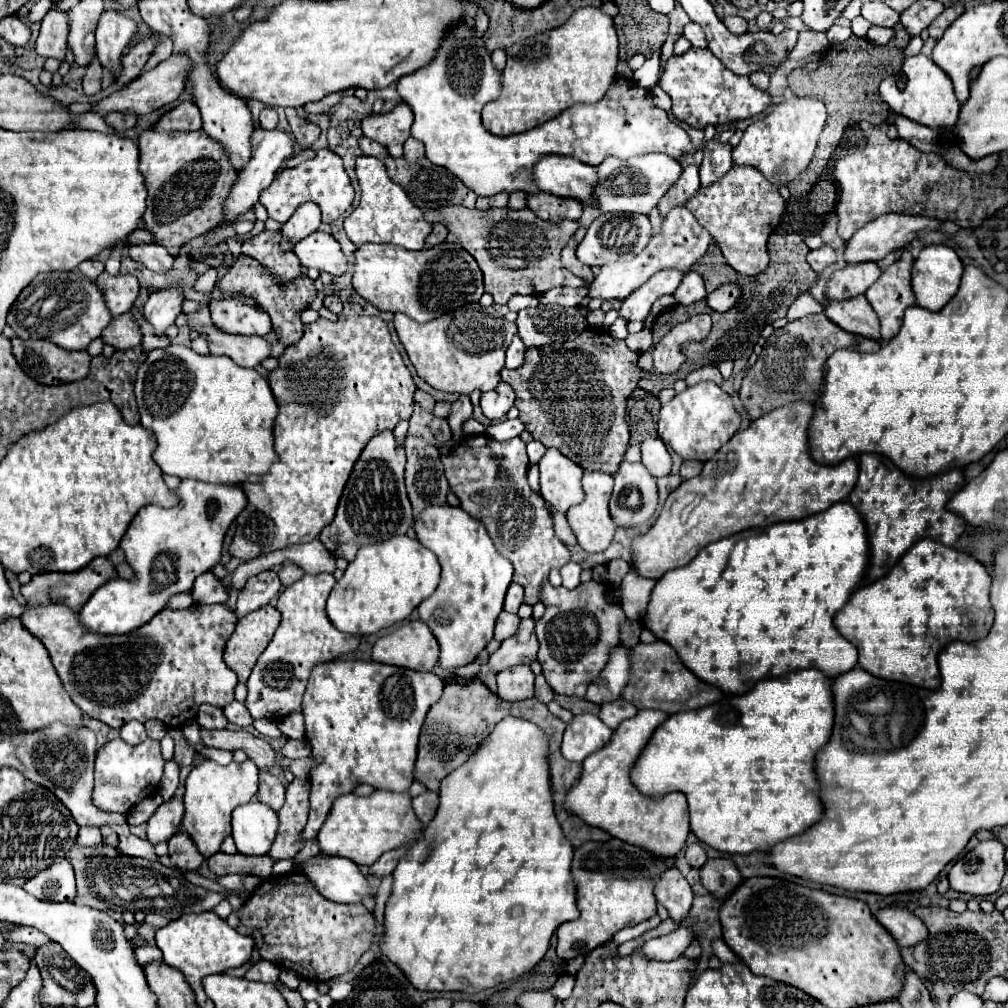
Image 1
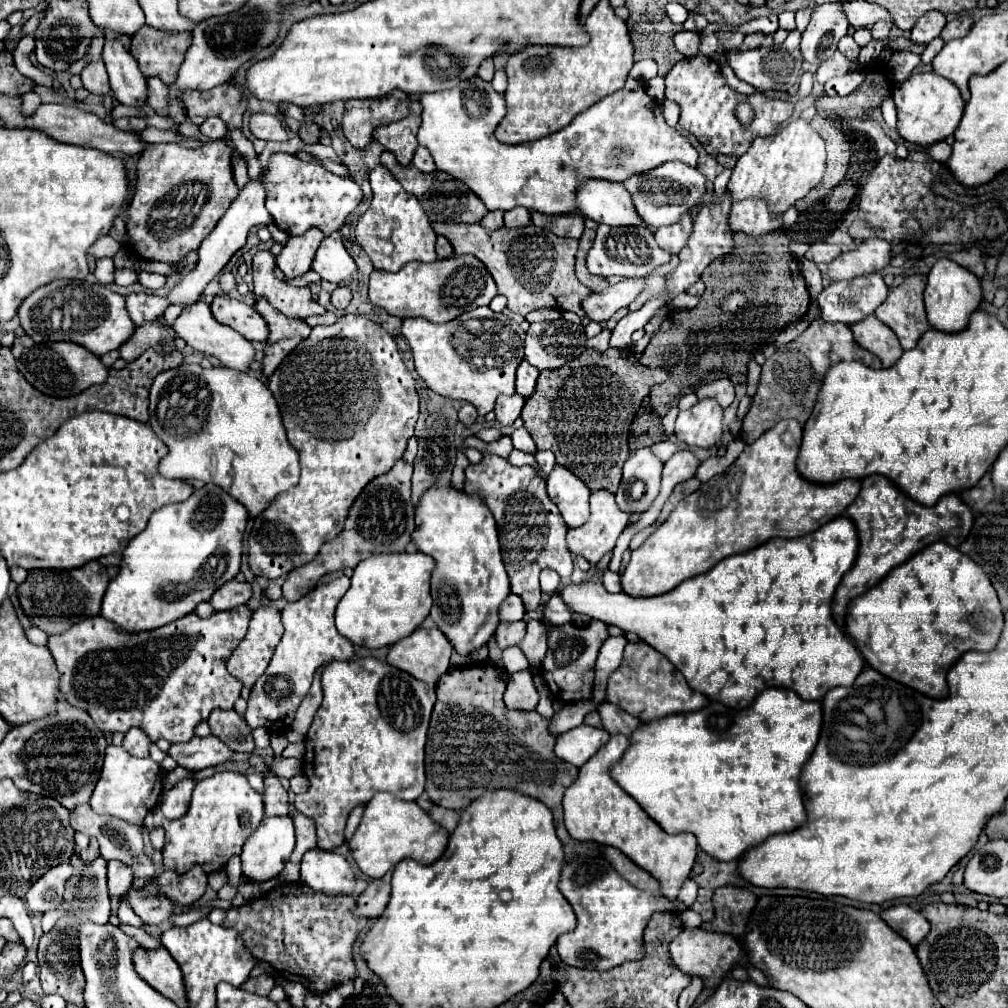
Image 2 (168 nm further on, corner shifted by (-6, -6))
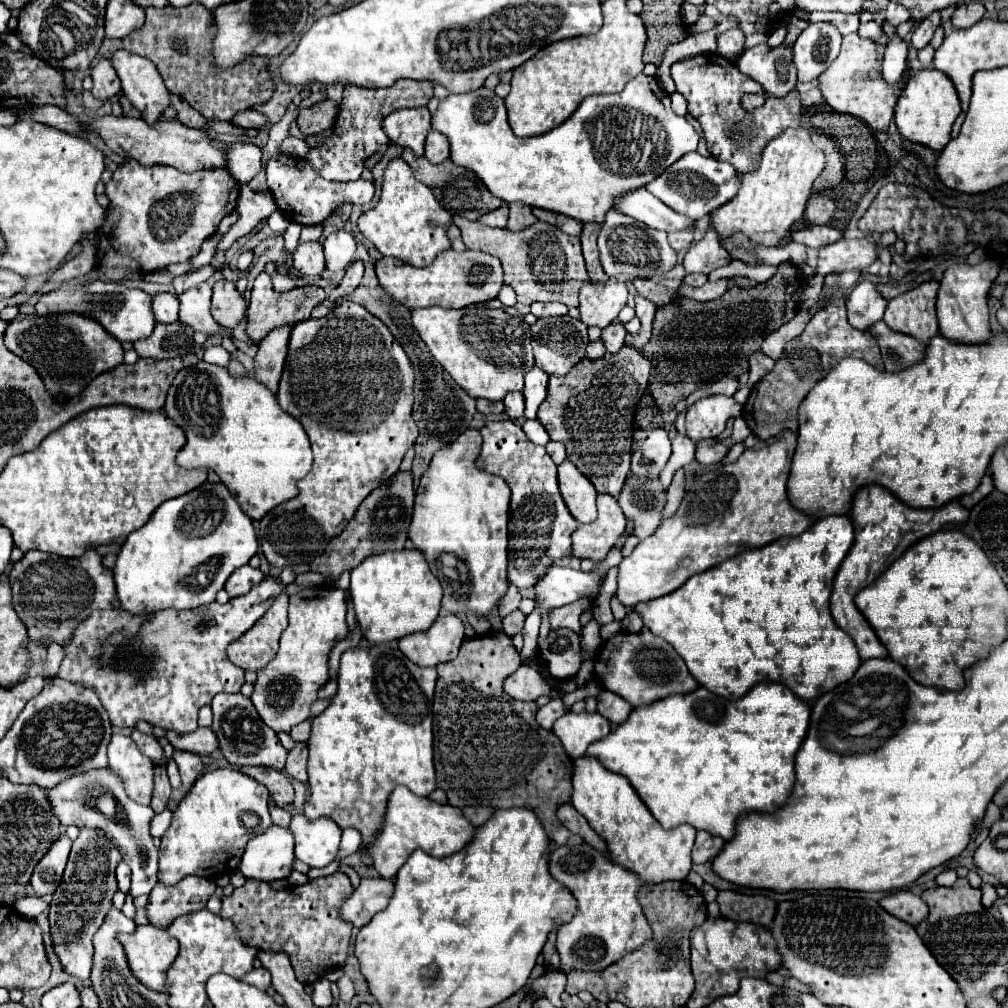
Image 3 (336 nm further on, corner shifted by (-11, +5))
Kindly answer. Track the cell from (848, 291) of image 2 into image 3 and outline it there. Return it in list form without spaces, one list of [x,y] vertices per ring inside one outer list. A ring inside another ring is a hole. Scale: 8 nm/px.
[[[862,278],[852,292],[846,296],[846,310],[848,320],[854,328],[866,330],[874,322],[882,320],[888,300],[878,292],[876,284],[868,278]]]

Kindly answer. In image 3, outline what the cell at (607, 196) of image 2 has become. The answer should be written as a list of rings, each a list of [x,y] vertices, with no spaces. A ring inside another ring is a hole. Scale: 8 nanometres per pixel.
[[[636,188],[632,192],[624,192],[624,196],[616,196],[616,204],[612,208],[624,212],[626,216],[632,216],[638,222],[644,222],[650,228],[664,232],[676,232],[694,224],[694,220],[670,210],[646,188]]]

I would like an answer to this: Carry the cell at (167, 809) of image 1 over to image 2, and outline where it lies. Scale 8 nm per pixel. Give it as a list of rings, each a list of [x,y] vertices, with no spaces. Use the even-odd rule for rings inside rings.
[[[183,779],[173,789],[163,793],[163,797],[159,801],[159,807],[161,807],[161,811],[165,813],[167,819],[179,819],[181,815],[187,813],[193,787],[195,787],[193,779]]]

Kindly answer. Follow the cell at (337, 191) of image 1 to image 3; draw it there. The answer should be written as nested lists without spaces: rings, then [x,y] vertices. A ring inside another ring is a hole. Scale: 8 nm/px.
[[[284,152],[270,156],[270,160],[266,162],[266,178],[268,178],[266,182],[268,182],[268,188],[274,196],[274,200],[276,200],[278,210],[284,214],[284,218],[288,218],[290,222],[302,224],[302,226],[322,224],[340,206],[344,206],[344,204],[366,204],[374,196],[374,184],[364,180],[364,178],[348,182],[348,184],[324,180],[316,172],[316,168],[312,168],[312,164],[308,164],[308,160],[288,156]]]

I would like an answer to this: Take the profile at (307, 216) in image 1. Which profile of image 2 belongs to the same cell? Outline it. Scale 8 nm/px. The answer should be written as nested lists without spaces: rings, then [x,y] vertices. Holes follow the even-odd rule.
[[[311,229],[299,237],[289,237],[287,245],[283,247],[283,251],[277,257],[277,265],[285,273],[287,279],[301,277],[303,273],[307,273],[311,269],[315,251],[321,245],[323,237],[325,235],[319,229]]]

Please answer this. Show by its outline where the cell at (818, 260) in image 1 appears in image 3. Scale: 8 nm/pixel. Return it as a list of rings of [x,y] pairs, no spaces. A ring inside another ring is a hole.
[[[806,226],[804,230],[792,232],[794,242],[802,242],[808,248],[822,248],[832,242],[838,242],[842,234],[832,226]]]

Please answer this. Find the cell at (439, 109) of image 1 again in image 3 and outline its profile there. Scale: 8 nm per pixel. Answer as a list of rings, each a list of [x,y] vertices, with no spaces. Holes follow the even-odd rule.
[[[638,74],[632,78],[618,94],[598,94],[588,96],[578,110],[554,130],[520,138],[514,136],[506,120],[506,104],[494,90],[486,86],[466,92],[450,94],[440,100],[436,114],[432,116],[432,130],[442,132],[450,142],[450,160],[462,168],[468,168],[480,176],[492,196],[504,202],[524,202],[528,206],[538,206],[550,212],[558,212],[580,222],[604,222],[604,214],[612,208],[618,194],[632,188],[640,188],[654,180],[680,156],[694,152],[698,148],[698,134],[692,124],[676,116],[670,108],[670,96],[658,86],[654,76]]]

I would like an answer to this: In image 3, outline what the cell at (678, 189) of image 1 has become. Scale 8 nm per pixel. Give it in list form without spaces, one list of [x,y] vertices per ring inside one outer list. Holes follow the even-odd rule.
[[[684,228],[680,232],[672,232],[668,234],[668,242],[674,250],[682,250],[682,248],[688,248],[694,240],[694,228]]]

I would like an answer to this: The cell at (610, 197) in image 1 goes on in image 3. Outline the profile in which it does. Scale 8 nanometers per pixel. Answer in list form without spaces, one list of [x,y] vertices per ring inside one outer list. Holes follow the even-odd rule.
[[[690,152],[676,160],[652,182],[648,182],[646,190],[652,192],[658,200],[662,200],[668,208],[692,220],[698,220],[704,214],[710,214],[722,204],[726,204],[738,192],[738,172],[728,162],[722,162],[712,156],[700,156],[698,152]]]

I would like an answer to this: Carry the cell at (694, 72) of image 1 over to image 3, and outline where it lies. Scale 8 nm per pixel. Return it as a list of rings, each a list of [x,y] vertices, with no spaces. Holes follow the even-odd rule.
[[[700,54],[688,60],[680,60],[672,64],[670,74],[674,78],[676,90],[688,100],[688,112],[700,122],[710,154],[718,160],[730,162],[736,168],[736,172],[752,170],[768,140],[772,140],[786,128],[800,126],[802,104],[796,88],[788,92],[788,96],[784,98],[768,96],[762,108],[754,112],[744,112],[740,108],[742,94],[744,92],[764,94],[764,90],[760,88],[760,84],[744,76],[730,60],[722,58],[720,54]]]

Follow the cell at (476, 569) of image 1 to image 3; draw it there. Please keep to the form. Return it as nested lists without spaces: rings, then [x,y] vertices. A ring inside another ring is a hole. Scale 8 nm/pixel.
[[[468,428],[468,432],[460,434],[450,448],[436,452],[416,490],[408,536],[414,546],[424,552],[432,574],[444,588],[442,608],[452,614],[466,614],[470,610],[472,614],[486,618],[508,590],[506,554],[510,488],[500,476],[480,472],[474,466],[480,444],[480,432]],[[442,554],[450,554],[458,560],[438,560]]]

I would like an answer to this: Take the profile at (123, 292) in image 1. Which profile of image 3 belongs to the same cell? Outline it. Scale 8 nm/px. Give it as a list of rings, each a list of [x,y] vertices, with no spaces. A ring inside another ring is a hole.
[[[158,292],[152,296],[152,312],[154,312],[154,318],[158,322],[176,322],[178,320],[178,308],[180,308],[180,302],[178,302],[178,296],[176,294],[170,294],[170,292]]]

